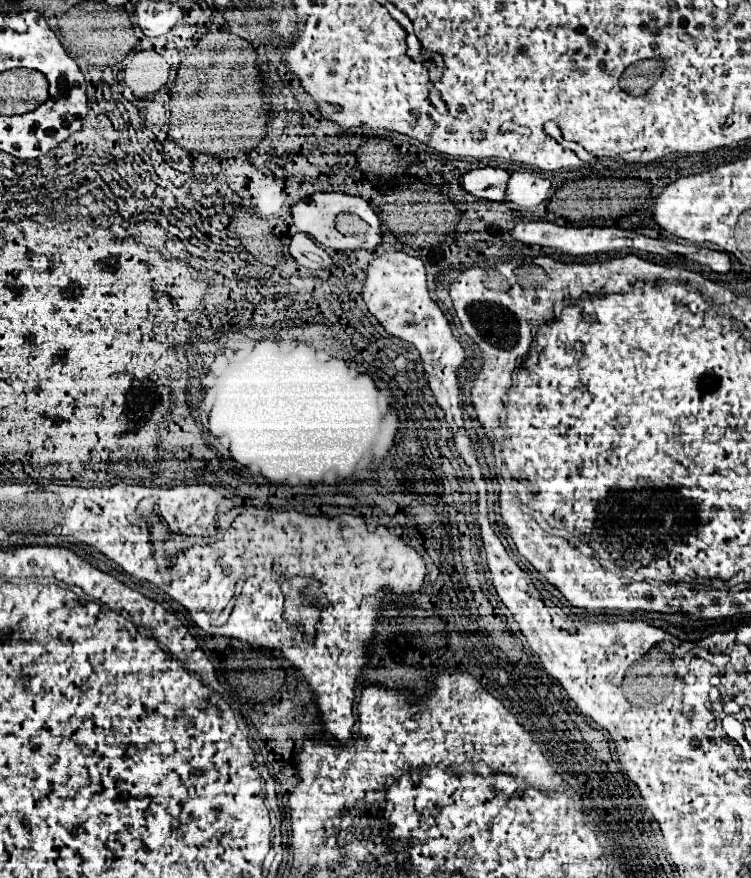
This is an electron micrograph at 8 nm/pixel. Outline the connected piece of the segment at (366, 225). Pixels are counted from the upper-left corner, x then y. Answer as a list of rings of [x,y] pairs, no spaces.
[[[313,193],[309,199],[299,201],[291,207],[293,223],[299,231],[311,235],[317,243],[331,249],[341,251],[357,251],[357,249],[375,249],[381,245],[381,219],[373,211],[373,207],[355,195],[347,193]]]

